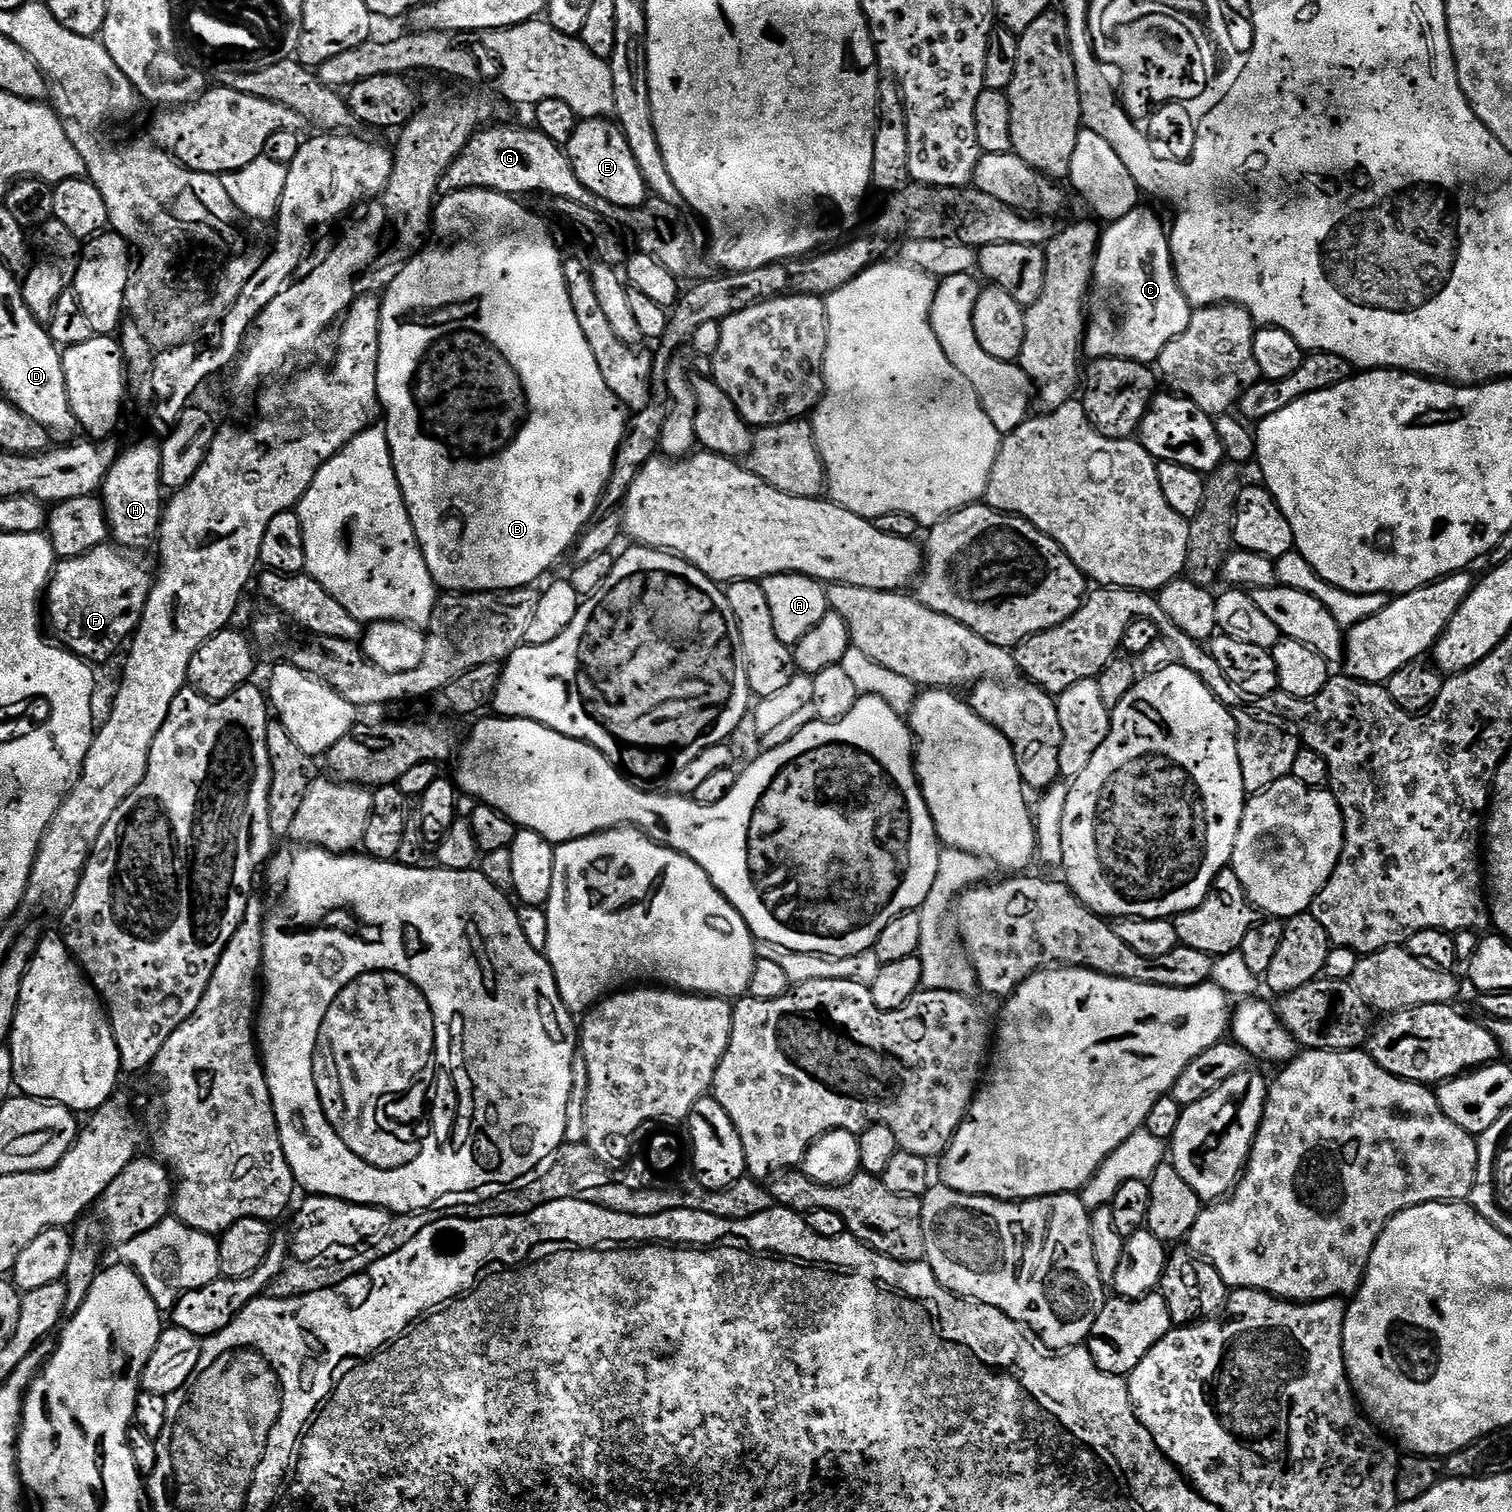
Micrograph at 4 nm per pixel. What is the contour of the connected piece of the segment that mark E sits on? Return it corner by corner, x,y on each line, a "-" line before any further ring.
615,119
580,120
566,151
574,166
574,174
578,174
578,182
582,182
586,190
598,194
598,198
616,208
644,207
650,196
650,184
642,178
642,170
638,170
638,162
634,162
634,153
626,142
626,134
622,134

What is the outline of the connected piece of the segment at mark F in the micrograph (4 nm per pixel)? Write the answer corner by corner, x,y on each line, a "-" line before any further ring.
111,543
98,546
94,550
90,550
86,554
82,554
78,558
70,558
69,560
60,560
57,563
51,580
48,582
48,590
46,593
46,624
52,627
52,632
57,636
55,639
59,641
63,647
67,648
69,652
76,656
82,656
85,660
91,662
93,665
99,666
104,664
116,651
120,648
120,643
127,641
129,637
135,633
136,629
140,627
140,619
144,616
144,607
148,601
148,593
154,583
153,577
148,577
148,572
136,560
131,560
127,551
121,550
119,547
113,546

